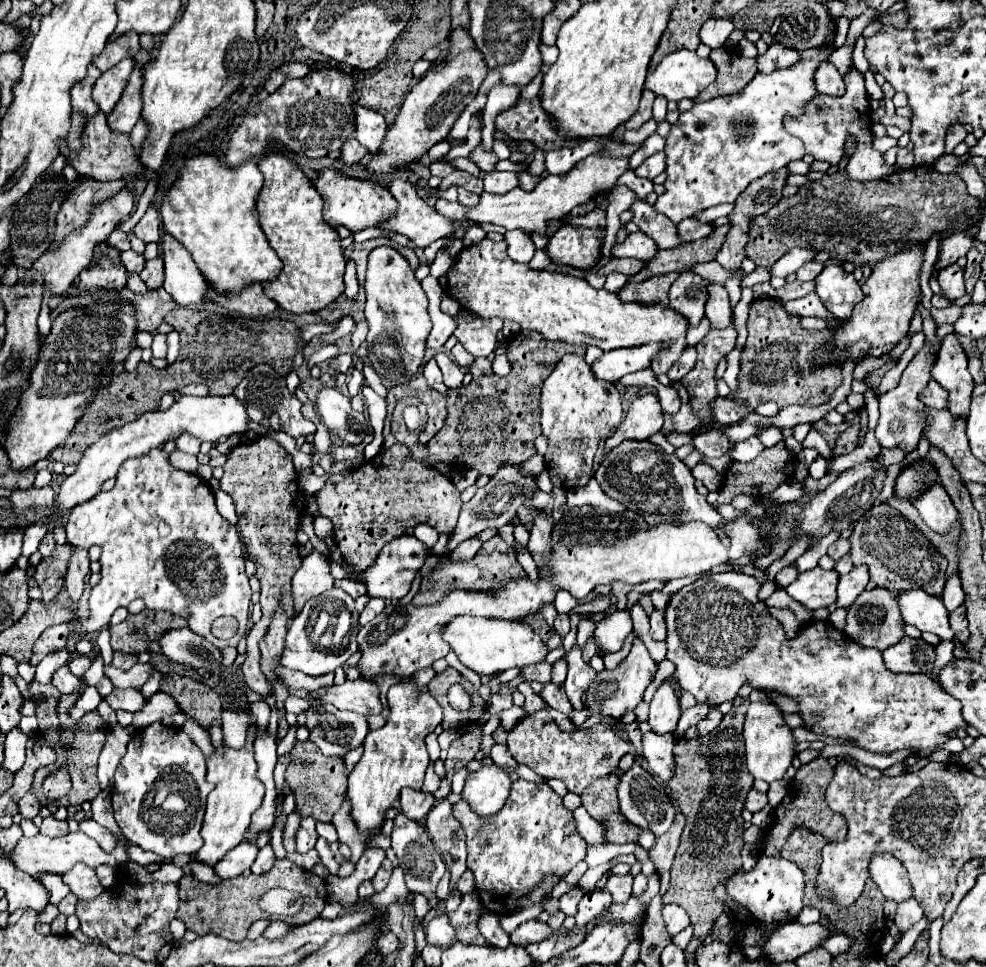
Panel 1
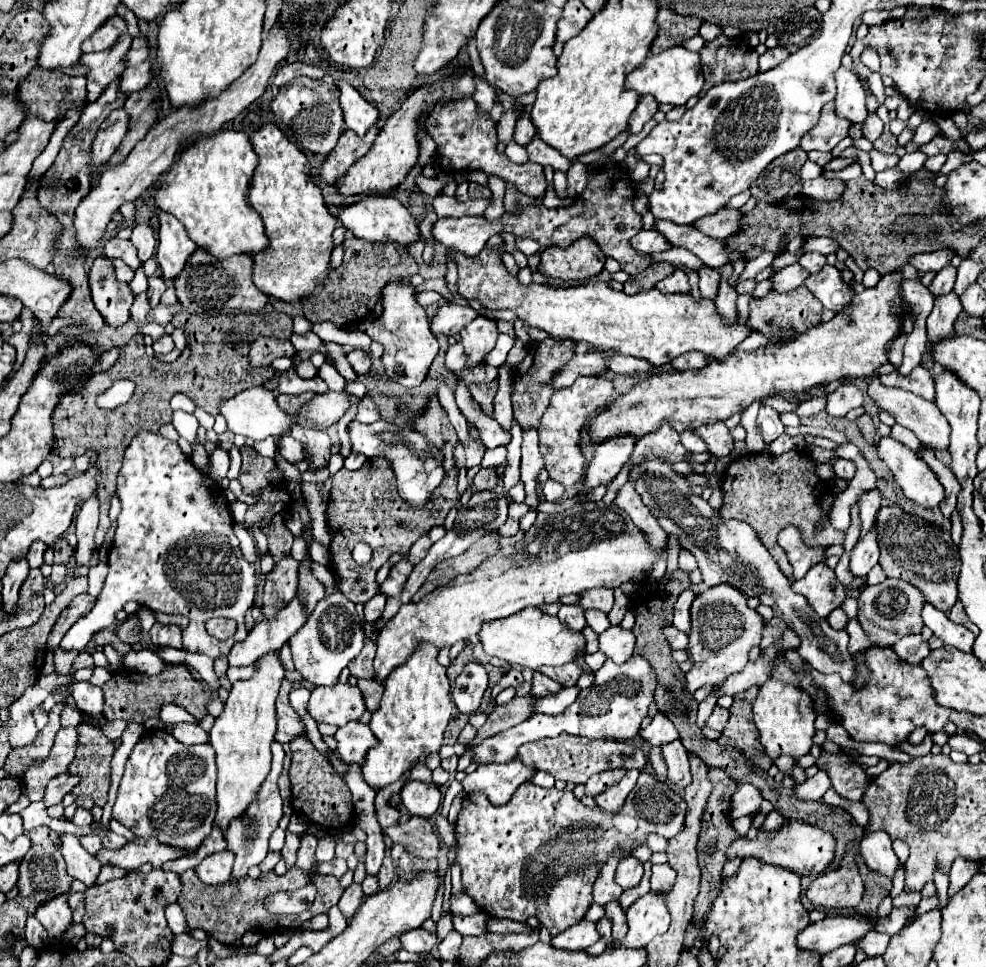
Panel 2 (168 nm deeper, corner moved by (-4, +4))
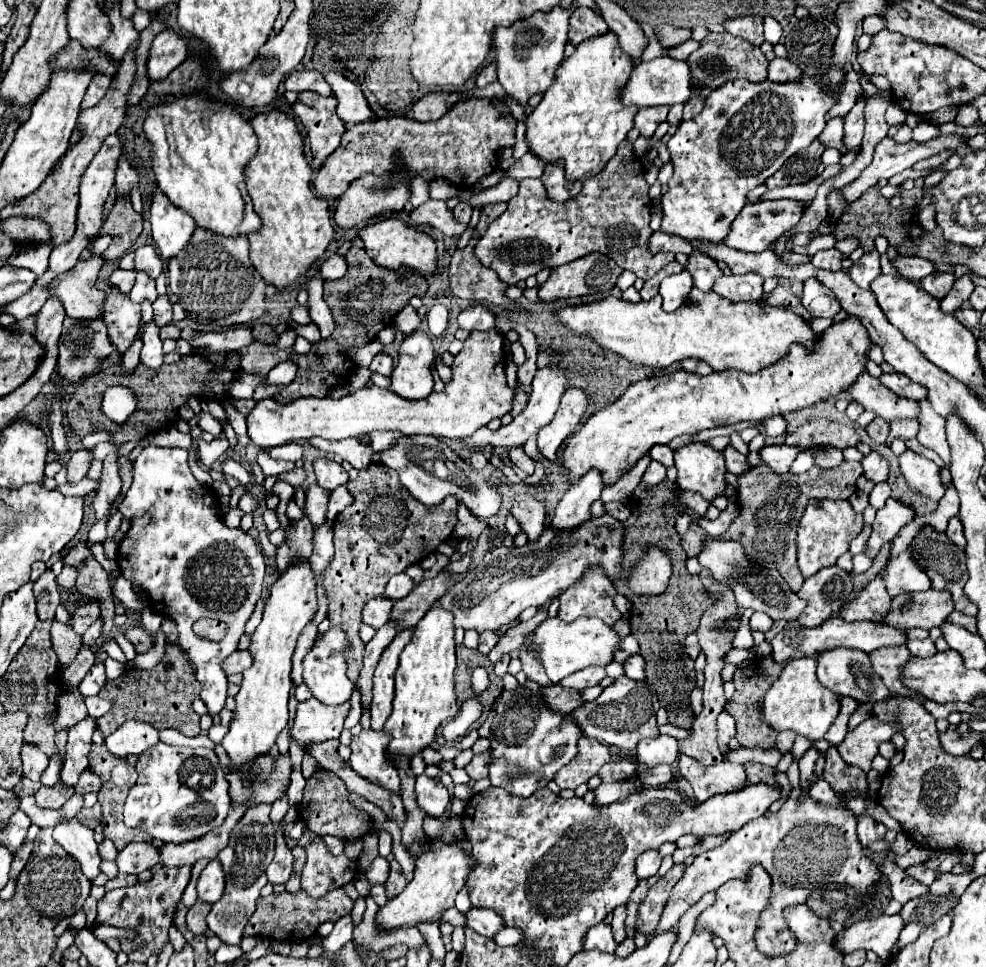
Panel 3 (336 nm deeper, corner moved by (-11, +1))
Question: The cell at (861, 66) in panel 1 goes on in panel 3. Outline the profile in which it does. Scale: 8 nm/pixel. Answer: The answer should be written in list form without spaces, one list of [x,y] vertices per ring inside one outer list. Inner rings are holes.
[[[890,103],[886,109],[886,121],[890,125],[896,125],[896,123],[904,123],[904,119],[906,119],[906,111],[902,107],[898,107],[896,103]]]

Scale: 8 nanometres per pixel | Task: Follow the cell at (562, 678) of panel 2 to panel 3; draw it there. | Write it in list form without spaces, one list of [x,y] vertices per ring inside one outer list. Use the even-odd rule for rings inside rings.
[[[586,667],[584,671],[576,671],[572,675],[568,675],[566,679],[560,681],[560,687],[562,689],[586,689],[586,687],[592,687],[592,685],[598,685],[602,679],[606,677],[606,671],[604,667]]]

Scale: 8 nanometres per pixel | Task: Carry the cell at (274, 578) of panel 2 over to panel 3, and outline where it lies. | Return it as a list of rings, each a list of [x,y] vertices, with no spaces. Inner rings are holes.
[[[308,517],[294,521],[294,525],[290,525],[286,529],[286,539],[278,547],[278,555],[276,555],[276,565],[278,565],[280,575],[296,559],[308,559],[312,555],[312,535],[314,535],[314,531],[312,531]]]

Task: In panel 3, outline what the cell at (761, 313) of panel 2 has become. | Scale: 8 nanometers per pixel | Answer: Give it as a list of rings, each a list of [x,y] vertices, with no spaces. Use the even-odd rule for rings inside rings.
[[[780,279],[776,289],[768,295],[768,299],[764,299],[766,305],[772,305],[772,307],[784,307],[784,309],[790,309],[794,311],[796,315],[800,315],[802,319],[810,321],[814,319],[802,305],[802,281],[792,281],[792,279]]]

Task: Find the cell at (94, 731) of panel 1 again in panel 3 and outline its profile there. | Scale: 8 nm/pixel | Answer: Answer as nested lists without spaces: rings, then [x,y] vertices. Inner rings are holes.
[[[92,745],[90,749],[90,765],[88,769],[94,771],[100,779],[102,779],[102,789],[98,791],[98,803],[102,805],[102,827],[104,827],[104,835],[108,839],[112,839],[112,843],[116,845],[116,849],[124,849],[124,845],[132,843],[132,841],[152,841],[152,837],[140,829],[130,829],[122,823],[122,807],[124,807],[124,799],[130,791],[130,787],[136,783],[136,769],[128,767],[126,759],[112,755],[106,745]]]

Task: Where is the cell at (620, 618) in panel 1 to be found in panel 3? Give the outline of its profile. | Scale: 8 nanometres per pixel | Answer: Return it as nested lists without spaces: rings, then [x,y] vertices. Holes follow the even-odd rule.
[[[638,653],[630,655],[622,665],[624,665],[624,671],[626,671],[626,675],[628,675],[630,679],[644,681],[644,659],[642,659]]]

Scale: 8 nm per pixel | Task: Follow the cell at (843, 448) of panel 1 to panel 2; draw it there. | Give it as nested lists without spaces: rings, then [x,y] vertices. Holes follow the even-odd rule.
[[[863,414],[859,420],[857,420],[857,426],[859,426],[859,430],[861,430],[861,434],[865,436],[865,440],[867,442],[875,442],[875,424],[873,424],[873,418],[869,416],[869,414]]]

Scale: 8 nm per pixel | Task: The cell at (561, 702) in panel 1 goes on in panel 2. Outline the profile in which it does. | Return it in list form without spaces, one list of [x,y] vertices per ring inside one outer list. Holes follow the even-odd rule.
[[[533,672],[533,682],[531,682],[531,694],[533,696],[549,696],[561,690],[561,684],[557,684],[555,680],[551,680],[549,676],[541,674],[541,672]]]

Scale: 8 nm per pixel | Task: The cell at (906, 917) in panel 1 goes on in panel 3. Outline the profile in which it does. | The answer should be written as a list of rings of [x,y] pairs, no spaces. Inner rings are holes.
[[[886,859],[882,871],[888,875],[890,883],[892,883],[892,897],[898,901],[898,903],[908,903],[910,899],[916,899],[918,895],[924,895],[928,893],[928,885],[922,885],[918,883],[914,877],[910,877],[906,873],[906,869],[900,869],[898,865],[894,865],[892,861]]]

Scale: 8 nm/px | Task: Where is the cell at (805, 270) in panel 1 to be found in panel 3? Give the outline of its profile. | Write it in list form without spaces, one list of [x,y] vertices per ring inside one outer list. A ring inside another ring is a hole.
[[[828,249],[828,251],[818,251],[810,263],[818,269],[826,269],[826,271],[840,271],[840,261],[842,261],[842,253],[836,249]]]

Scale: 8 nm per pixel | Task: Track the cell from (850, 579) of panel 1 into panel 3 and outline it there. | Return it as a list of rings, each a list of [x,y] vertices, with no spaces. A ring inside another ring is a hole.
[[[890,497],[886,501],[886,505],[876,511],[876,519],[872,523],[872,535],[866,543],[864,553],[870,559],[874,559],[878,555],[878,551],[886,543],[890,543],[894,537],[898,537],[900,529],[906,527],[912,519],[914,519],[914,511],[908,505],[904,505],[904,503]]]

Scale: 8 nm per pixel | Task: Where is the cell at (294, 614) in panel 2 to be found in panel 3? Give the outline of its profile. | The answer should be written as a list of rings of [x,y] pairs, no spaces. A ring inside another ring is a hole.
[[[248,649],[244,651],[234,651],[226,661],[224,661],[224,671],[226,675],[234,673],[244,673],[252,665],[252,653]]]

